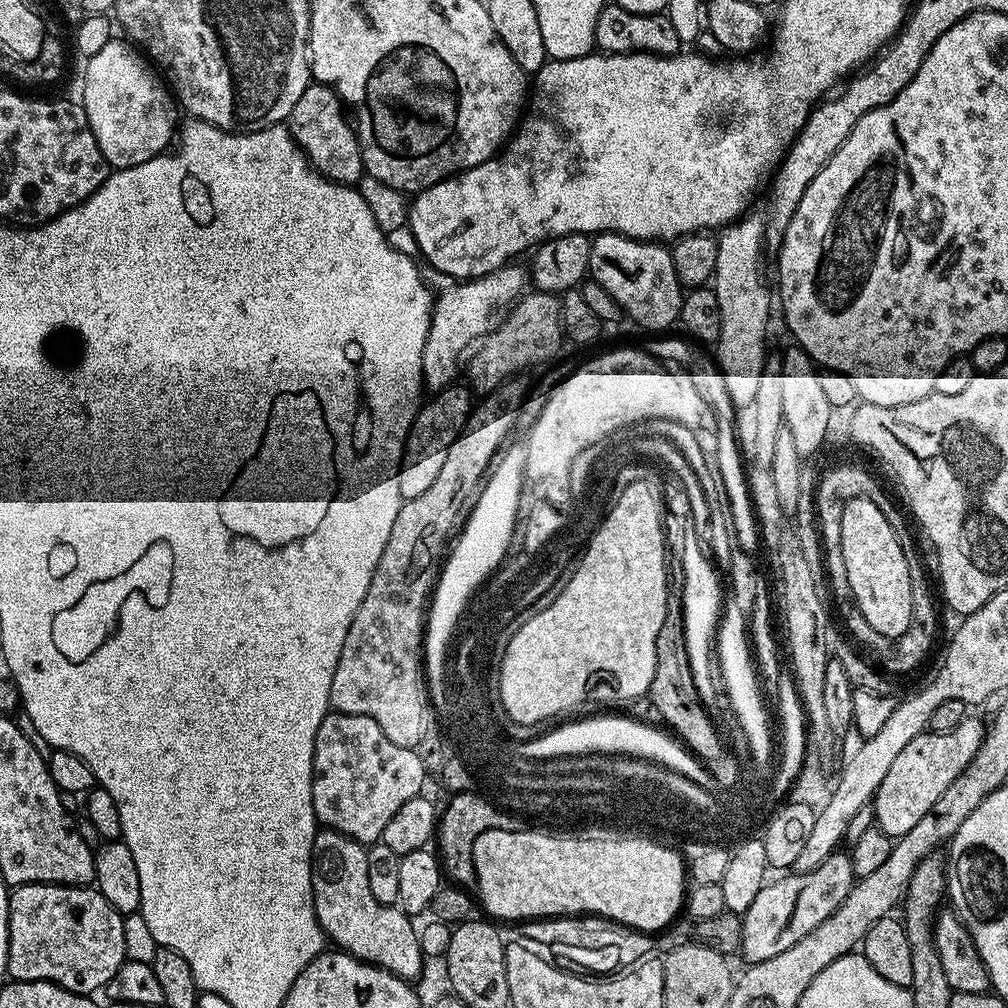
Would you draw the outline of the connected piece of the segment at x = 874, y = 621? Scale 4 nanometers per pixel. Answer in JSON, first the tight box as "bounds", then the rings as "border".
{"bounds":[842,496,912,638],"border":[[[859,496],[846,502],[842,510],[842,562],[846,562],[846,578],[850,582],[852,599],[858,610],[862,610],[862,618],[866,618],[866,622],[870,622],[870,626],[874,626],[880,636],[899,638],[905,634],[906,628],[910,626],[912,608],[909,567],[895,530],[868,496]]]}

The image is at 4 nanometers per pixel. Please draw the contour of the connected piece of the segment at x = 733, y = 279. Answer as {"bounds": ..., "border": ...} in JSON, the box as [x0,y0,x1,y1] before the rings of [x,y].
{"bounds":[714,215,772,410],"border":[[[745,215],[719,233],[716,245],[718,262],[714,273],[718,310],[722,314],[718,368],[723,373],[730,398],[740,410],[751,409],[755,402],[758,378],[762,375],[766,357],[764,335],[768,332],[768,307],[772,304],[768,288],[764,285],[764,272],[760,269],[760,252],[765,251],[765,217],[752,215]]]}

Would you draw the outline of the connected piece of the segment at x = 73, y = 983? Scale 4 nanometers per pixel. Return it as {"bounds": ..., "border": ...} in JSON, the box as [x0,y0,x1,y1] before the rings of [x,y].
{"bounds":[8,884,126,996],"border":[[[18,884],[11,889],[8,898],[8,917],[10,918],[10,954],[8,955],[8,974],[12,980],[45,980],[51,984],[62,986],[66,990],[76,992],[80,996],[92,996],[96,991],[107,989],[110,978],[118,974],[125,962],[126,945],[123,933],[125,917],[106,898],[92,886],[73,886],[71,884]]]}

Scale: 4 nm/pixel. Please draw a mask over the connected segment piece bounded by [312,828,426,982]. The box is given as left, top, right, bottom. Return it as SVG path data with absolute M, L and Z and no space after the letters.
M332 828L317 831L312 847L312 893L314 910L325 937L337 949L385 968L390 974L416 982L426 957L420 949L420 933L413 917L403 908L380 904L370 890L370 866L366 866L368 848Z

